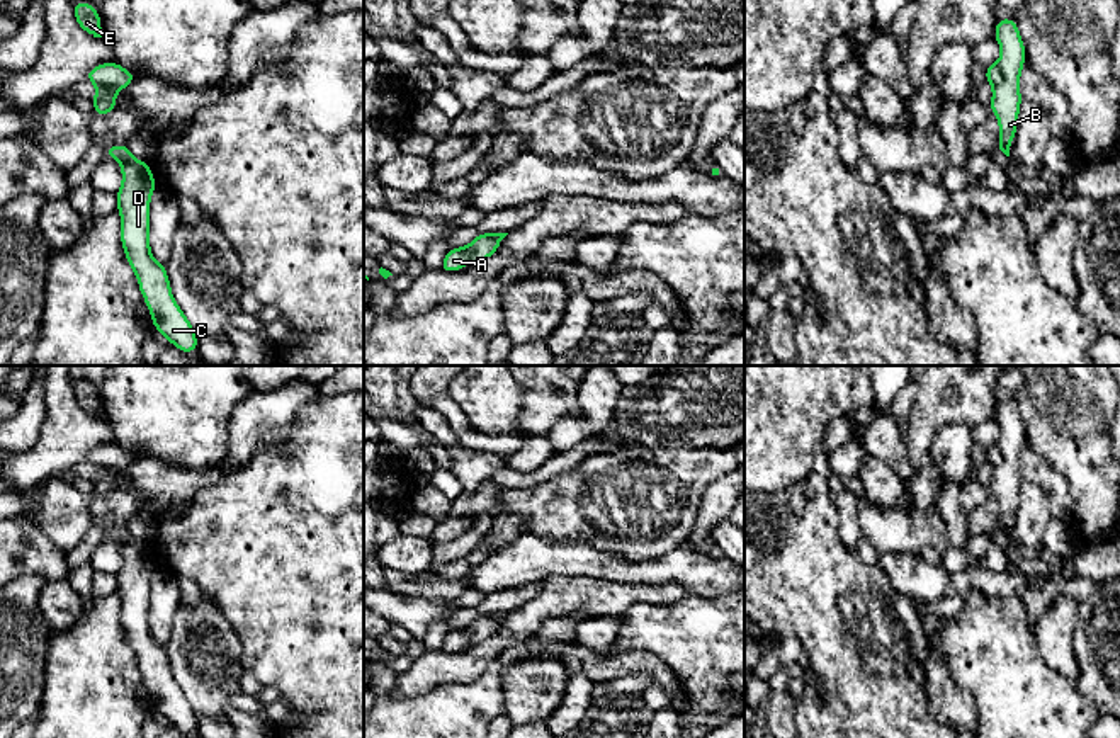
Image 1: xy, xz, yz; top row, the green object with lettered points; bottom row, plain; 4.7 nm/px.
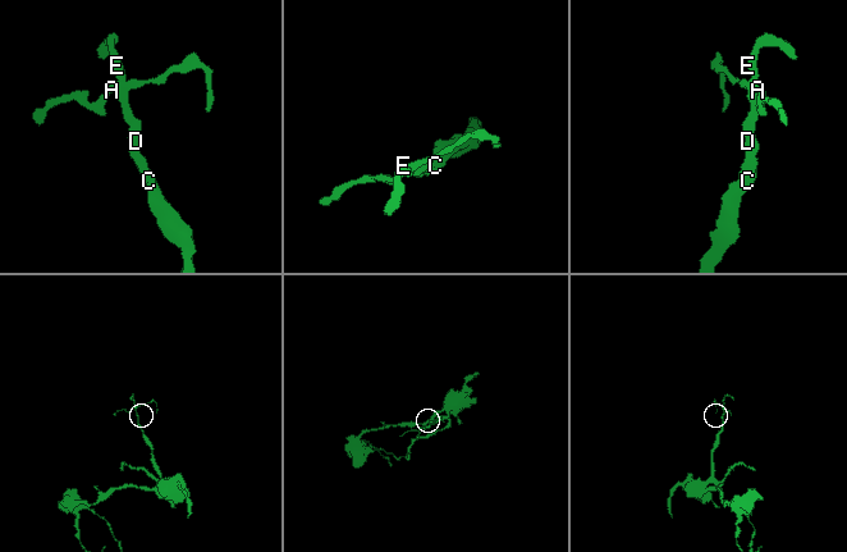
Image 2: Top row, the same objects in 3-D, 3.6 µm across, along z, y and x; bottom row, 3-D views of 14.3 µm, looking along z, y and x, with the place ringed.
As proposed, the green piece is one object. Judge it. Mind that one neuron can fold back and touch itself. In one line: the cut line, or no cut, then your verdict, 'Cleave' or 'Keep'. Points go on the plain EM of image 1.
Split along yz (996, 444), (1001, 461), (993, 468). Cleave

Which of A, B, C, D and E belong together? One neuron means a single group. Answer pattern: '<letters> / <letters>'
A / B C D E

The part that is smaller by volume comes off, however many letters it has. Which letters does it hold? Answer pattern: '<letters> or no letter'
A

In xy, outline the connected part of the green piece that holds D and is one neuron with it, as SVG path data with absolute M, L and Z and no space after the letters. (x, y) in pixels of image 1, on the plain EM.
M126 525L107 529L105 537L121 544L122 566L116 575L122 602L121 624L151 694L153 707L178 731L197 733L195 711L172 677L165 646L150 633L150 580L156 568L151 549L136 541Z

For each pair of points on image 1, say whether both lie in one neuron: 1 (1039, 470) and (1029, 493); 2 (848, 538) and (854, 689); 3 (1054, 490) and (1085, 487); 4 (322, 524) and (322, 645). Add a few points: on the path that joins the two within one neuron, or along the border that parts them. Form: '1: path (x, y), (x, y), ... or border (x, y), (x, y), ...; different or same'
1: border (1022, 482), (1032, 482), (1047, 493), (1054, 517); different
2: border (838, 509), (838, 536), (852, 551); different
3: border (1042, 458), (1066, 480), (1073, 516); different
4: path (322, 555), (322, 607), (325, 614); same

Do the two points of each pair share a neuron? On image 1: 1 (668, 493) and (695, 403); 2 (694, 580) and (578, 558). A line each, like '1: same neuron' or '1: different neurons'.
1: different neurons
2: same neuron

